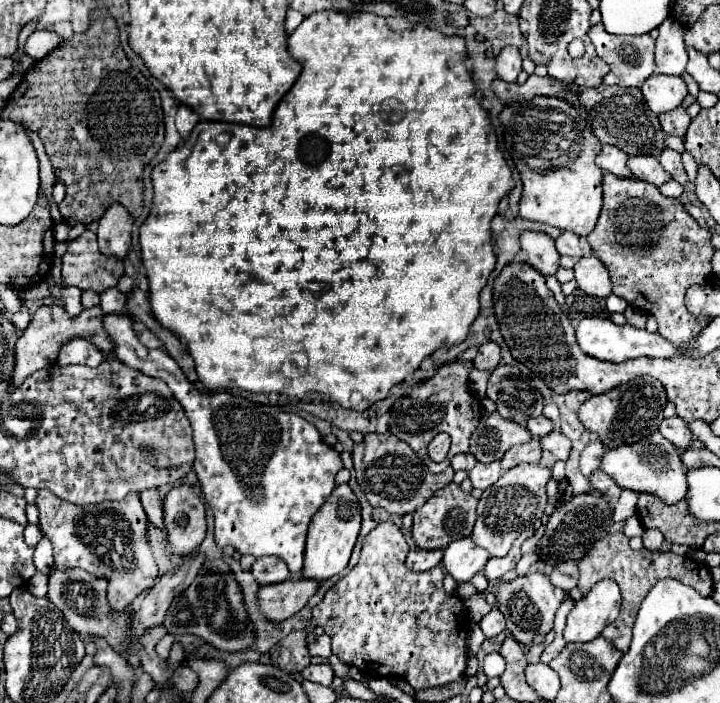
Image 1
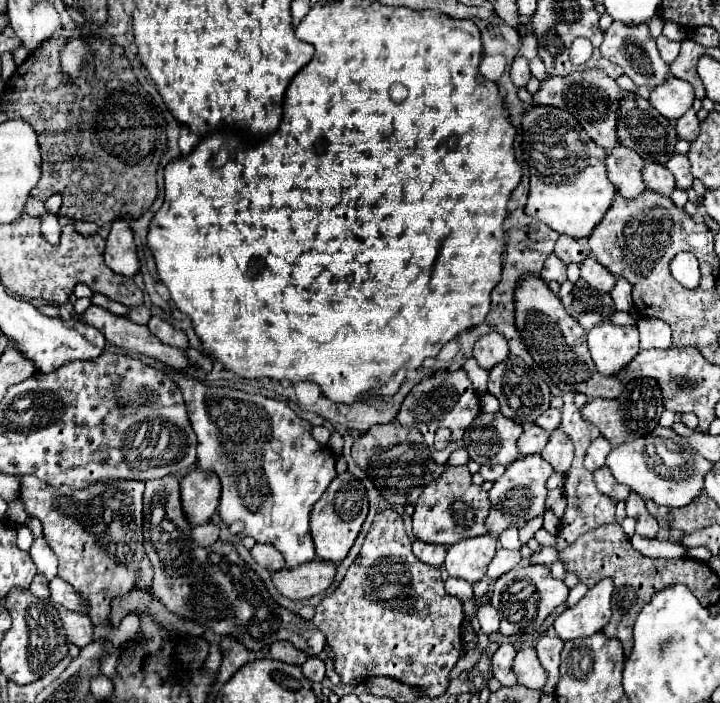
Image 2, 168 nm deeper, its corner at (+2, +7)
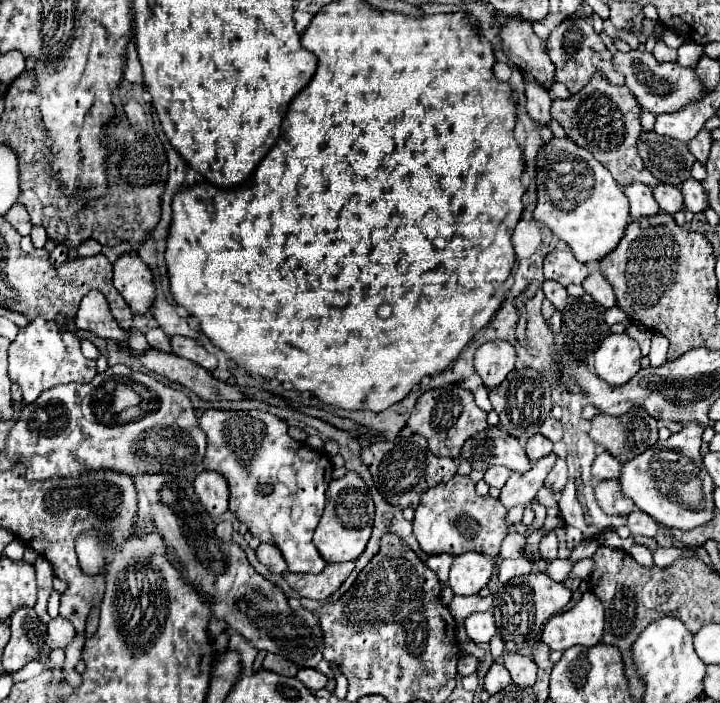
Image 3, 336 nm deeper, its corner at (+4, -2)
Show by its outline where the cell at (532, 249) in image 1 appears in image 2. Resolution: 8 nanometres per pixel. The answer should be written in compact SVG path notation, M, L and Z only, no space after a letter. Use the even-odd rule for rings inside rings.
M549 256L545 260L545 266L543 266L543 272L541 272L541 278L545 282L551 282L551 280L557 280L559 284L563 284L567 280L567 266L557 258L557 256Z

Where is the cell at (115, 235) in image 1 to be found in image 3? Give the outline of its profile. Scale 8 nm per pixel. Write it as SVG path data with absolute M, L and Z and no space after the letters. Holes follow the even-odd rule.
M123 253L113 265L113 285L125 297L133 313L145 313L155 299L149 267L137 253Z

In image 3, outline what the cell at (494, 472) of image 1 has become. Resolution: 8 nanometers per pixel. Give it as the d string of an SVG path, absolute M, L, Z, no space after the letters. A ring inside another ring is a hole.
M493 467L493 469L487 469L485 471L485 483L489 485L489 487L495 487L495 489L501 489L503 485L505 485L505 481L509 479L509 475L511 475L511 471L509 469L505 469L505 467Z

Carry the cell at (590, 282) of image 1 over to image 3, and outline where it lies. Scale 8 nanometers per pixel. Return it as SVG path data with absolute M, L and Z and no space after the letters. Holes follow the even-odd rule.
M591 273L583 283L583 289L603 307L613 307L615 305L615 293L613 293L613 287L609 285L609 281L599 273Z

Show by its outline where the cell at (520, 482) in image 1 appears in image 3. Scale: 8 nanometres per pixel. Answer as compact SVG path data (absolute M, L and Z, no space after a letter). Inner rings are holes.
M555 453L539 459L527 473L513 473L507 483L503 485L501 489L501 495L499 495L499 501L511 509L511 507L517 507L517 505L529 505L537 491L543 487L543 481L547 477L547 473L551 471L553 467L553 461L555 461Z

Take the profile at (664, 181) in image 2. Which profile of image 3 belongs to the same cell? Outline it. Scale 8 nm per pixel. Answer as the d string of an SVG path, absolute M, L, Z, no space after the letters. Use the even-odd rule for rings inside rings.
M655 185L653 187L653 197L655 201L659 203L659 209L673 215L675 211L681 211L683 209L683 201L681 201L681 191L673 185Z

